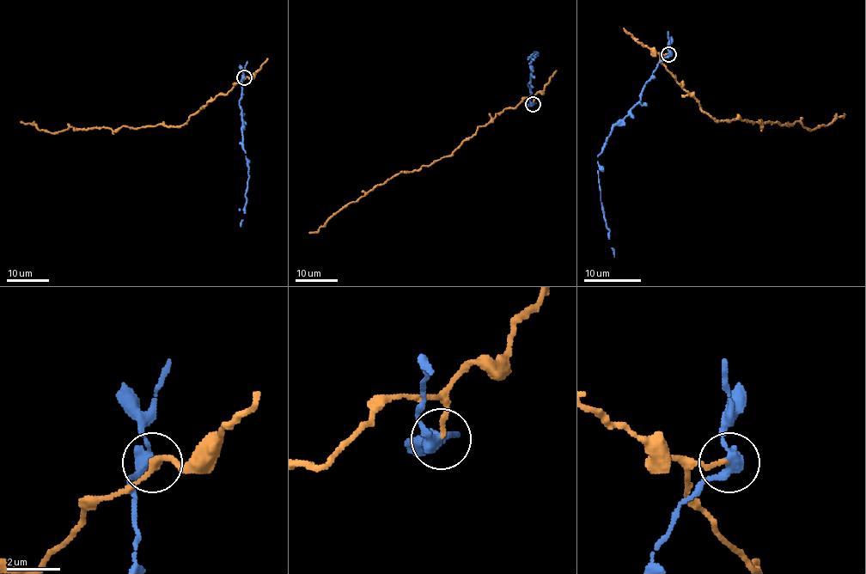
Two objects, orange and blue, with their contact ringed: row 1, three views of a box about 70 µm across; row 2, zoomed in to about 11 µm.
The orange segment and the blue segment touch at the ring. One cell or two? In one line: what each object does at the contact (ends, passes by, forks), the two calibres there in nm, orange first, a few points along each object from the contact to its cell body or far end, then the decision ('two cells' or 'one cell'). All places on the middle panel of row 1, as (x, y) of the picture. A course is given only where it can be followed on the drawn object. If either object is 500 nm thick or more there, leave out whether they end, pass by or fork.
orange ends | blue passes by | 170/360 nm | orange via (533, 103), (532, 97), (526, 97), (515, 107), (497, 112), (449, 155), (420, 169), (401, 171), (309, 233) | blue via (533, 103), (529, 100), (531, 92), (527, 84), (531, 55), (537, 51), (528, 64) | two cells

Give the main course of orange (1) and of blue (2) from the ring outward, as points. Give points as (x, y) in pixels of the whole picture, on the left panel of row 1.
1: (244, 77), (180, 125), (124, 125), (112, 131), (71, 126), (53, 133), (21, 121)
2: (244, 77), (240, 80), (242, 94), (239, 106), (242, 149), (248, 167), (246, 204), (240, 226)

